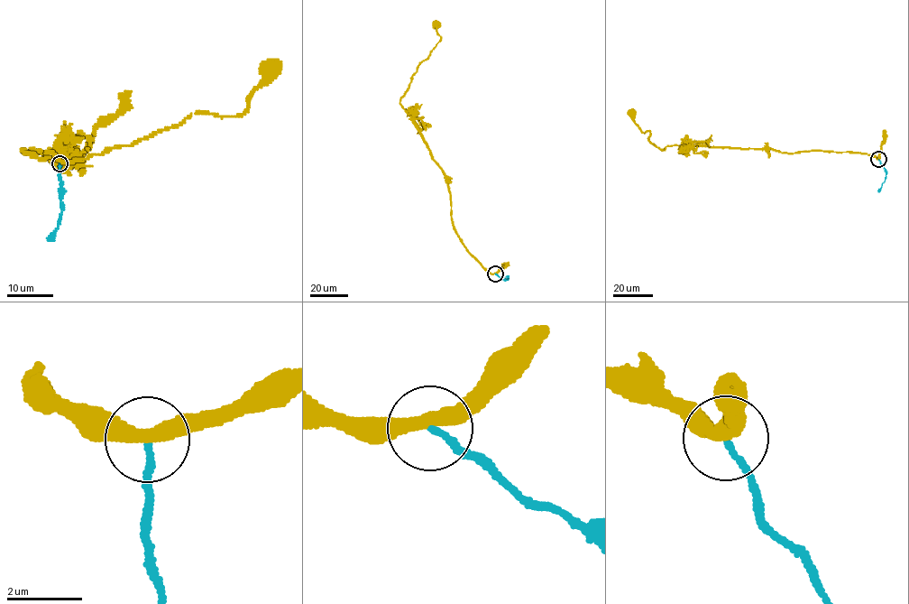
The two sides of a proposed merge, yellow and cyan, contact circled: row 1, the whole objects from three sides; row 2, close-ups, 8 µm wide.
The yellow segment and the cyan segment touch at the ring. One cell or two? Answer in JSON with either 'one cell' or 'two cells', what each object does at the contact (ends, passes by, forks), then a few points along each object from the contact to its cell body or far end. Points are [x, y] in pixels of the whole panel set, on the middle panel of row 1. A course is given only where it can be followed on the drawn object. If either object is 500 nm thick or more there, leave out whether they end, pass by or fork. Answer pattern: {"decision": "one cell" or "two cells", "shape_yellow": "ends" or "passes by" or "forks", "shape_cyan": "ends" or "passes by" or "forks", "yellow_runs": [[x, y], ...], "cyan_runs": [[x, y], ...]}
{"decision": "two cells", "shape_yellow": "passes by", "shape_cyan": "ends", "yellow_runs": [[494, 274], [483, 266], [456, 233], [446, 177], [400, 103], [418, 66], [440, 41], [436, 25]], "cyan_runs": [[495, 274], [509, 279], [506, 276]]}

